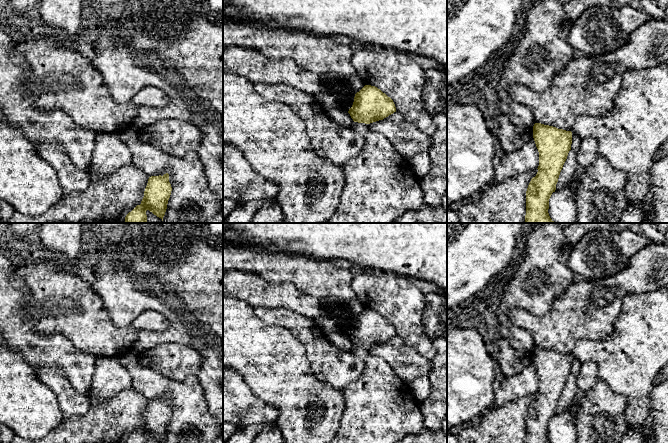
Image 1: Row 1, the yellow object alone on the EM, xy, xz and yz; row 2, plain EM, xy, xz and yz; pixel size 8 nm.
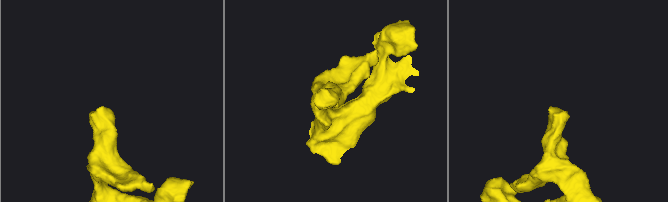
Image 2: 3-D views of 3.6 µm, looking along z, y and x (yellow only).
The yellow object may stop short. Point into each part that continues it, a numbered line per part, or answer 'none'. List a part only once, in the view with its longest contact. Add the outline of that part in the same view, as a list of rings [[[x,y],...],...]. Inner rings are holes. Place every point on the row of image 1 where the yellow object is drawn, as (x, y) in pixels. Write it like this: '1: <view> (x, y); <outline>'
none

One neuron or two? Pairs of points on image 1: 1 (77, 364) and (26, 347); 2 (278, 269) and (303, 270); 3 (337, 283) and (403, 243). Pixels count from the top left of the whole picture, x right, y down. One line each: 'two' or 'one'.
1: one
2: one
3: two

